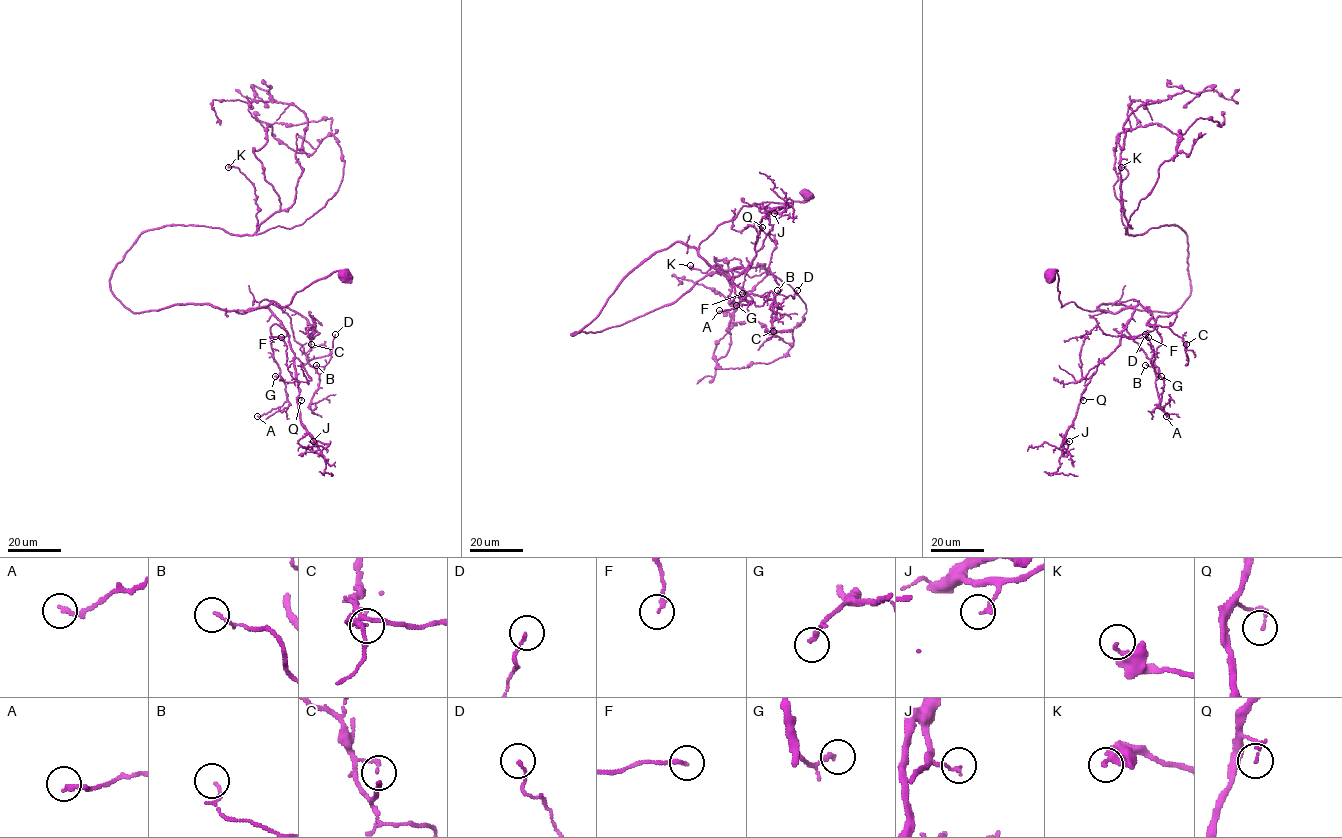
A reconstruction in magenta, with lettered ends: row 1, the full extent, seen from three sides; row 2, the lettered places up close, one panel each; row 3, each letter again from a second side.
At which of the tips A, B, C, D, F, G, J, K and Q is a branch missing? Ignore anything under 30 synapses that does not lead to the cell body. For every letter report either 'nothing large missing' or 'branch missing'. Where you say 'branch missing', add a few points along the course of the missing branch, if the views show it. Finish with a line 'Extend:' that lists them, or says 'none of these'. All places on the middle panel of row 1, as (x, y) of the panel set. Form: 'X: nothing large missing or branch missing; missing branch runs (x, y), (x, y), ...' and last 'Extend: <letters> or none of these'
A: nothing large missing
B: nothing large missing
C: nothing large missing
D: nothing large missing
F: nothing large missing
G: nothing large missing
J: nothing large missing
K: nothing large missing
Q: nothing large missing
Extend: none of these

